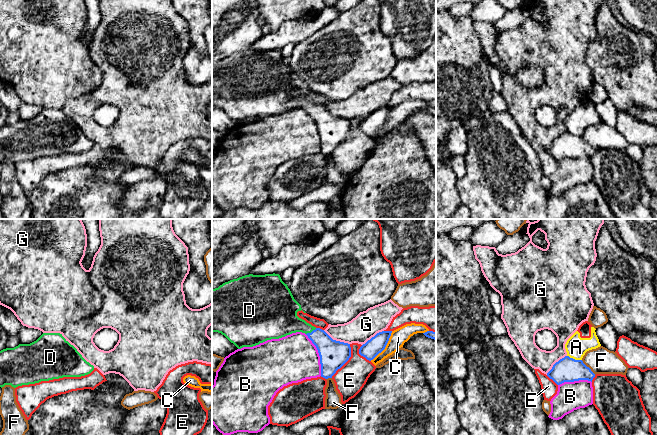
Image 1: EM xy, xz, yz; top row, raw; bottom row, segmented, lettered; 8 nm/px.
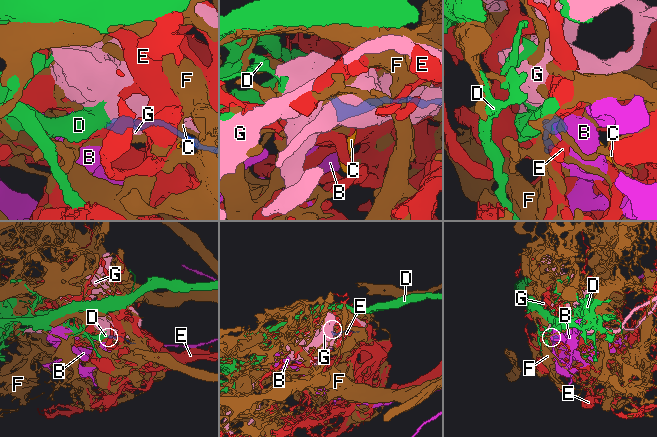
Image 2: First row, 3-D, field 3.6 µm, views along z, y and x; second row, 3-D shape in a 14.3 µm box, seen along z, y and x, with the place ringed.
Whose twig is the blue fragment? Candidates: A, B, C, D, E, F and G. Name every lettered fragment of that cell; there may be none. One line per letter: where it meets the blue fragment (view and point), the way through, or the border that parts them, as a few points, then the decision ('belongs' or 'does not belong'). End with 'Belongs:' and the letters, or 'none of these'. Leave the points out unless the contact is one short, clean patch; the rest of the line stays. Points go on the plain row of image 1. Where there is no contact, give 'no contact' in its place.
A: meets blue in yz at (574, 135); border along yz (567, 131), (581, 136); does not belong
B: meets blue in xz at (319, 131); border along xz (305, 110), (317, 126), (321, 151); does not belong
C: meets blue in xz at (385, 122); does not belong
D: meets blue in xz at (312, 107); runs through xz (333, 130), (312, 107), (301, 101), (283, 96); belongs
E: meets blue in xz at (346, 137); does not belong
F: meets blue in yz at (588, 143); does not belong
G: meets blue in xz at (335, 116); does not belong
Belongs: D

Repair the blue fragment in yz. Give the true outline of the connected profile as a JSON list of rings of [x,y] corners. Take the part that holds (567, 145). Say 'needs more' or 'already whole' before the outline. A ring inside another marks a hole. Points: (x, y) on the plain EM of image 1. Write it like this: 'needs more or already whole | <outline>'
already whole | [[[565,132],[553,141],[552,145],[547,149],[547,152],[557,161],[560,161],[564,158],[579,156],[592,158],[595,150],[582,136],[575,136],[569,132]]]

